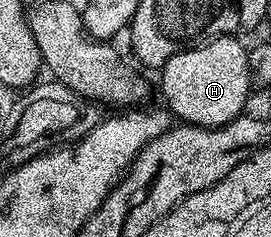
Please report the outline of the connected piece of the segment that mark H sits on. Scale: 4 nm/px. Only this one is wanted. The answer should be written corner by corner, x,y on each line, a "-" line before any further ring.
235,35
219,36
207,44
196,48
187,48
184,52
174,54
159,69
160,92
168,99
166,108
177,121
194,124
197,128
221,128
226,122
245,111
244,103
248,100
250,85
248,82
248,48
240,45

